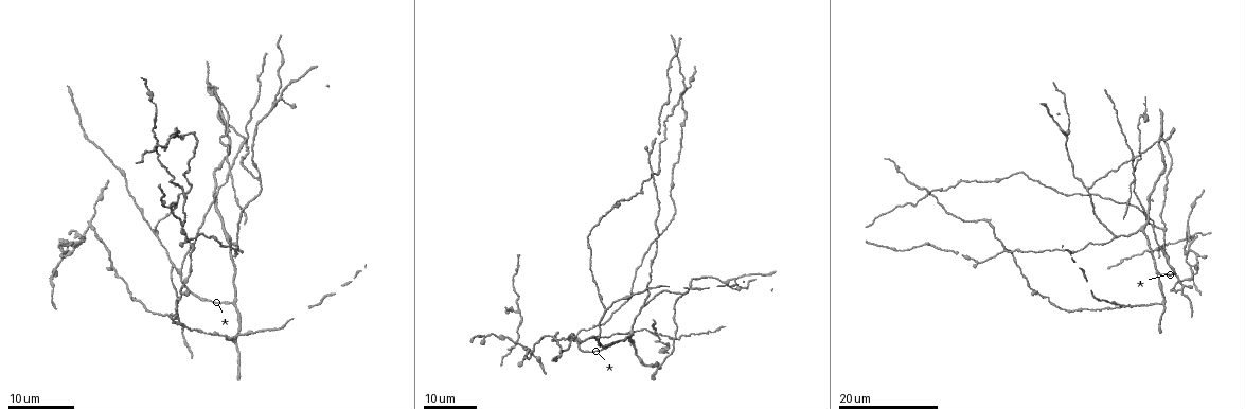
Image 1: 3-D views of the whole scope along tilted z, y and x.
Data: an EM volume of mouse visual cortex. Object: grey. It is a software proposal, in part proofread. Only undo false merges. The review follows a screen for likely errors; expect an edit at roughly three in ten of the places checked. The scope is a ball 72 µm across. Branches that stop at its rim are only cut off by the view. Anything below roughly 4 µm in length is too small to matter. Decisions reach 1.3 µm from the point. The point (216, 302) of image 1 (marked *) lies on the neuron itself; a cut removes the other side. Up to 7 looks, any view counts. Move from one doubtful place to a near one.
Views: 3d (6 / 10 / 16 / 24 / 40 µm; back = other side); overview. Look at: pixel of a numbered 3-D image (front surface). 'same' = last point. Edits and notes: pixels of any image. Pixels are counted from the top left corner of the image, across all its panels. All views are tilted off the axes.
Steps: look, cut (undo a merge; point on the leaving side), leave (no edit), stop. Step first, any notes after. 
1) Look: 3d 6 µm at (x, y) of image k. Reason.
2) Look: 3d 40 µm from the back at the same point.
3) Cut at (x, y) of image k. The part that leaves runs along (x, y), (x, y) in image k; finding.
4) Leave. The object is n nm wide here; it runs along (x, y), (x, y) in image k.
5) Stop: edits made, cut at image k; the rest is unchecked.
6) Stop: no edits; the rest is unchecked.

Look: 3d 16 µm at (644, 307) of image 1. A fork.

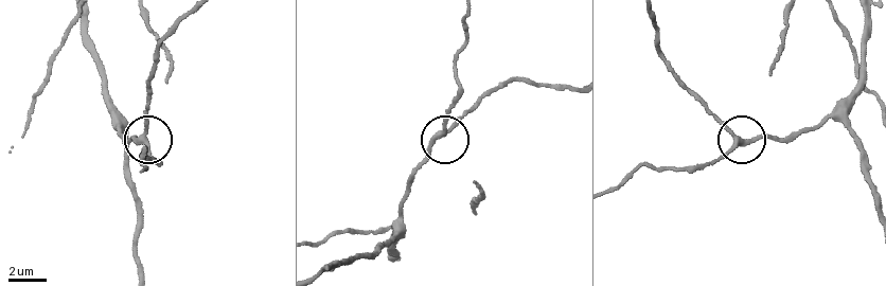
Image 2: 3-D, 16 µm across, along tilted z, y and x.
Look: 3d 6 µm at (445, 131) of image 2.

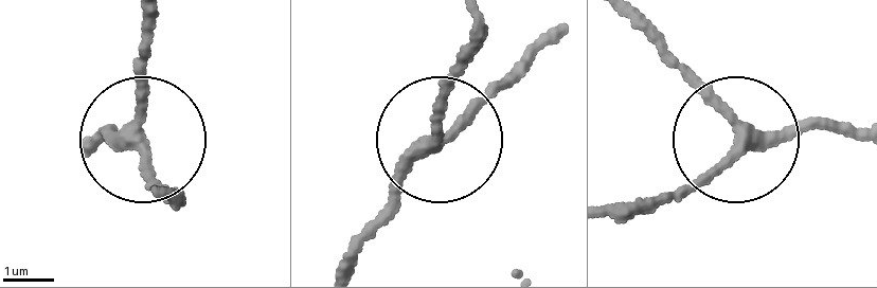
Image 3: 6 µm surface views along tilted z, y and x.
Leave. 3 arms meet here; it runs along (347, 268), (408, 174), (524, 51) in image 3; one neuron here.

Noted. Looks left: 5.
Look: 3d 24 µm at (1087, 188) of image 1. Three-way junction.

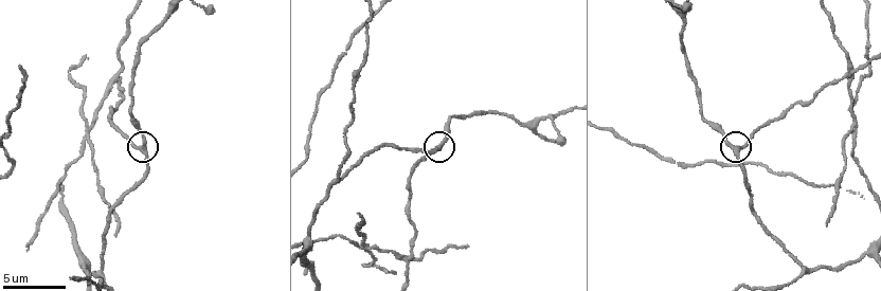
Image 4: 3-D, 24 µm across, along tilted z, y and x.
Look: 3d 6 µm at (739, 149) of image 4.

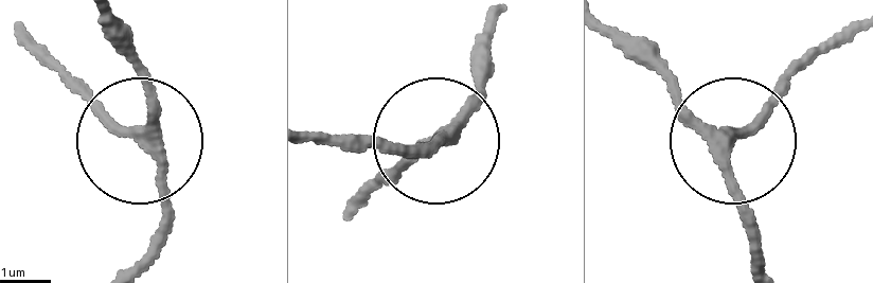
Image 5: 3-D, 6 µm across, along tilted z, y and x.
Look: 3d 6 µm from the back at (728, 137) of image 5. From behind.

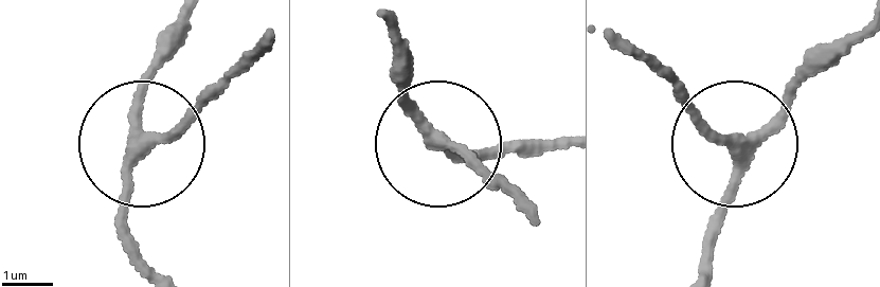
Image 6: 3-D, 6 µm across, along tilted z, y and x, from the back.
Leave. The object is 230 nm wide here; it runs along (708, 263), (733, 147), (649, 56) in image 6; all the same neuron.

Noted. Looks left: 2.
Look: 3d 16 µm at (533, 123) of image 4. Two arms in line, one across.

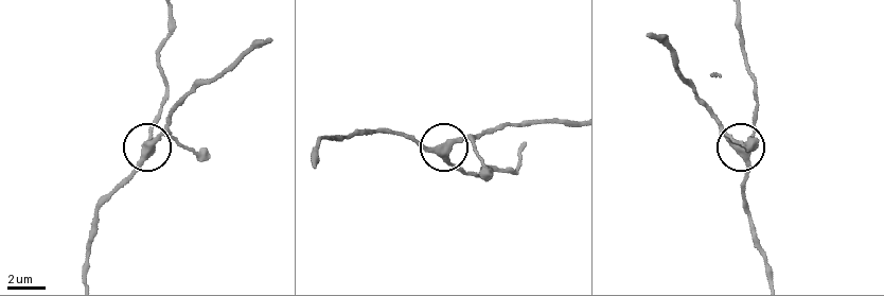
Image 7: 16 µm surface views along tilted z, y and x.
Look: 3d 6 µm at (149, 143) of image 7.

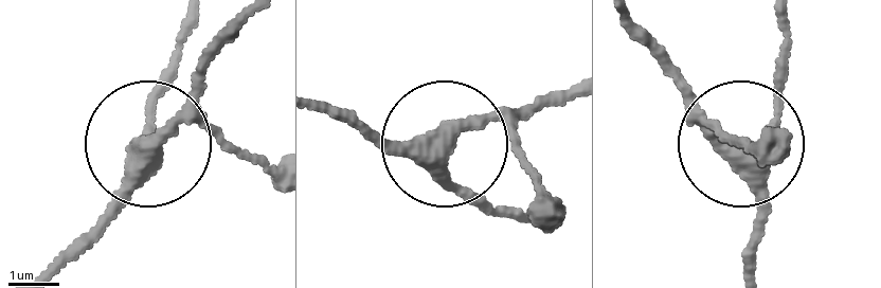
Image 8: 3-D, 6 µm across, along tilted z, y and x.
Leave. The object is 360 nm wide here; it runs along (39, 274), (147, 145), (176, 35) in image 8; continuous, no second neuron.

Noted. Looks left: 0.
Stop: no edits; the rest is unchecked.

